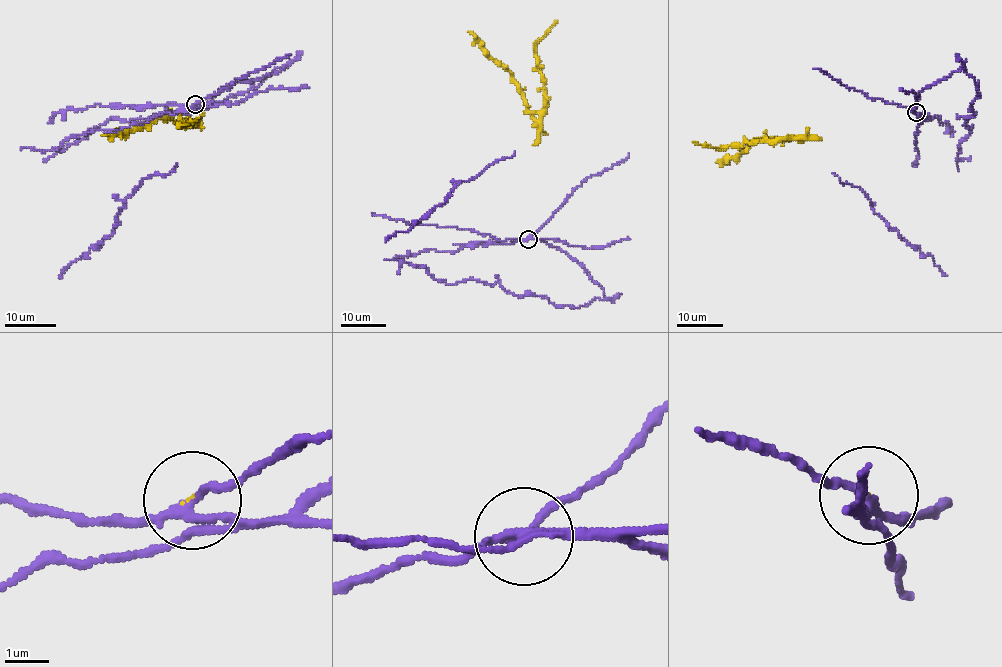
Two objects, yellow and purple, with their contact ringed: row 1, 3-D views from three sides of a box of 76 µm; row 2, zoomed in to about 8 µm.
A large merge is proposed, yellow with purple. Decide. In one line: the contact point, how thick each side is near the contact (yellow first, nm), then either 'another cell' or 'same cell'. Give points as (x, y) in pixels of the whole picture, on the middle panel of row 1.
(528, 239) | 50/180 nm | another cell

